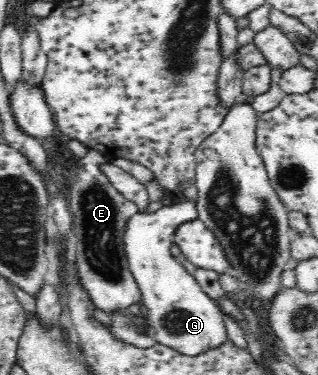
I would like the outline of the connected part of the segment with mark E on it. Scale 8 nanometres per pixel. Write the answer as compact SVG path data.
M87 150L83 159L75 163L76 182L66 185L66 189L72 214L71 230L75 234L77 275L97 308L107 314L115 314L125 312L133 304L140 304L142 299L135 277L128 269L122 243L124 222L138 211L138 206L117 192L100 173L98 165L106 161L101 152Z

